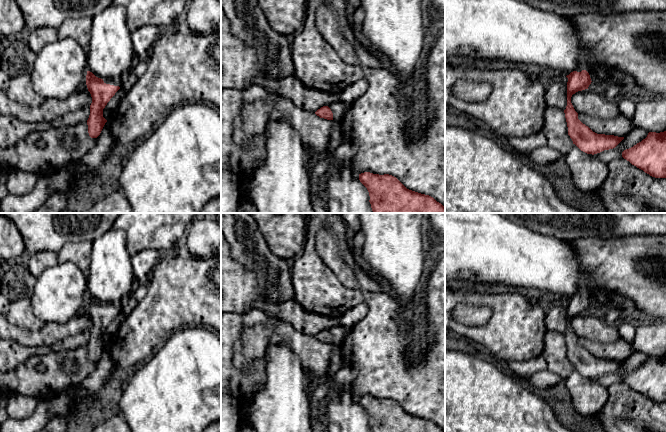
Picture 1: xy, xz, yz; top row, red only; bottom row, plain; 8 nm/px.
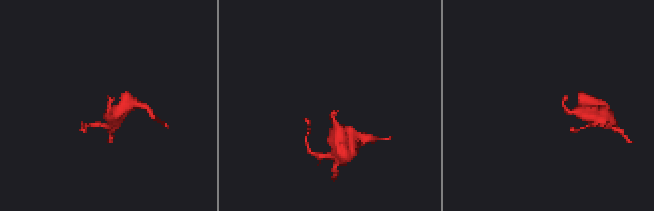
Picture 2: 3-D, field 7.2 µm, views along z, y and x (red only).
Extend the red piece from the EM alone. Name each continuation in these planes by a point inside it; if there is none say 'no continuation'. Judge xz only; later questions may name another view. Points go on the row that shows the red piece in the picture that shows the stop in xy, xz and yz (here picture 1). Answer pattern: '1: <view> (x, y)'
no continuation

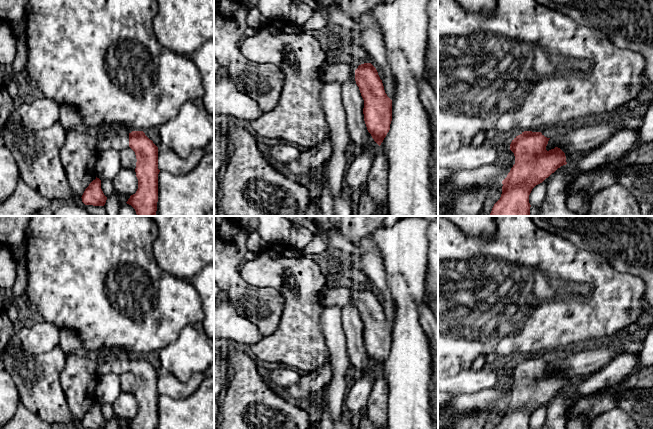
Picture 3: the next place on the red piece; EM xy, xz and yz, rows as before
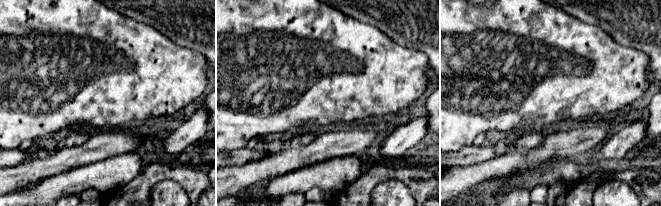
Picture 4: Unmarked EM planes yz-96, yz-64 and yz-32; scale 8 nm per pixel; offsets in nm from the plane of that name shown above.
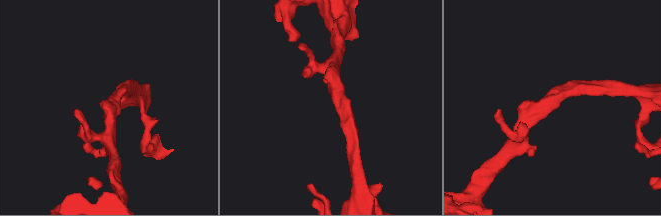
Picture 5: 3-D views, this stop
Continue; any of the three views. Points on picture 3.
1: xy (111, 139)

